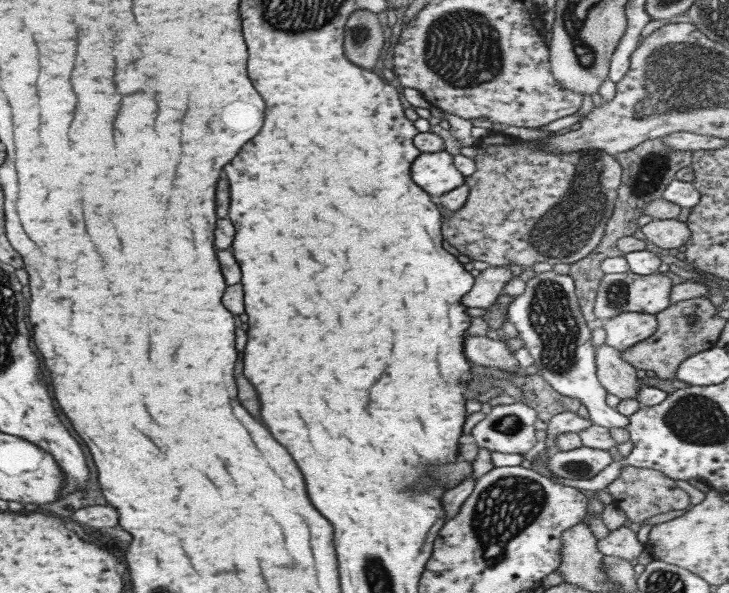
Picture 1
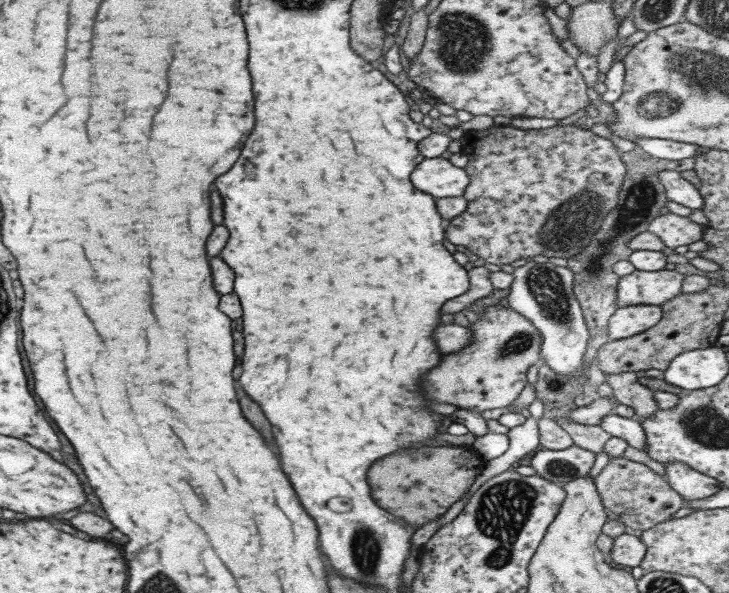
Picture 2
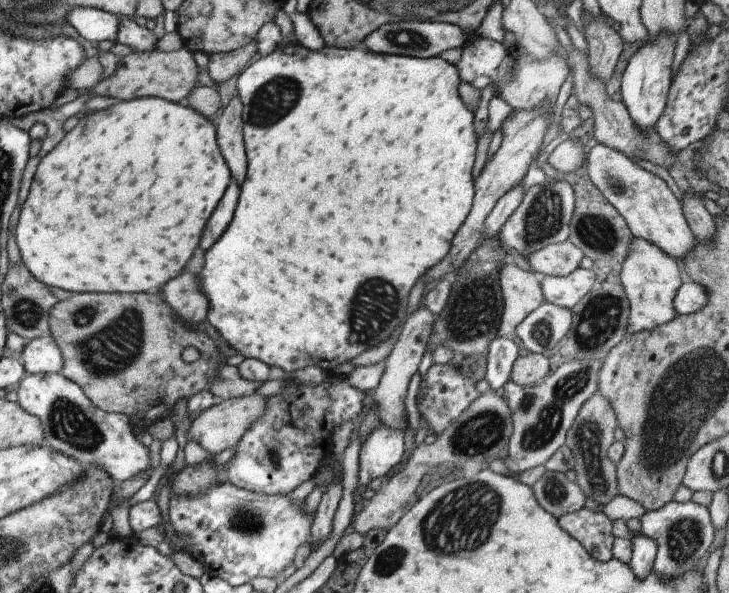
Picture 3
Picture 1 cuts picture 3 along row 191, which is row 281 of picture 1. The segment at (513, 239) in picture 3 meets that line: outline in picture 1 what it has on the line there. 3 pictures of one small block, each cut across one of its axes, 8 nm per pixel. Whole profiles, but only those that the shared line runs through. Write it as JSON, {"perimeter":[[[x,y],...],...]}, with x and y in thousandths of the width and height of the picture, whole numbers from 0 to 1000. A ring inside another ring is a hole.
{"perimeter":[[[760,455],[737,459],[737,464],[722,476],[717,496],[705,501],[697,519],[694,538],[711,556],[711,568],[719,573],[719,582],[733,604],[733,626],[743,627],[743,634],[763,661],[785,673],[793,673],[801,681],[809,698],[809,712],[829,722],[860,720],[861,707],[831,680],[834,659],[823,648],[816,614],[816,587],[812,583],[809,551],[797,530],[796,514],[789,494],[789,476],[778,464],[770,464]]]}

